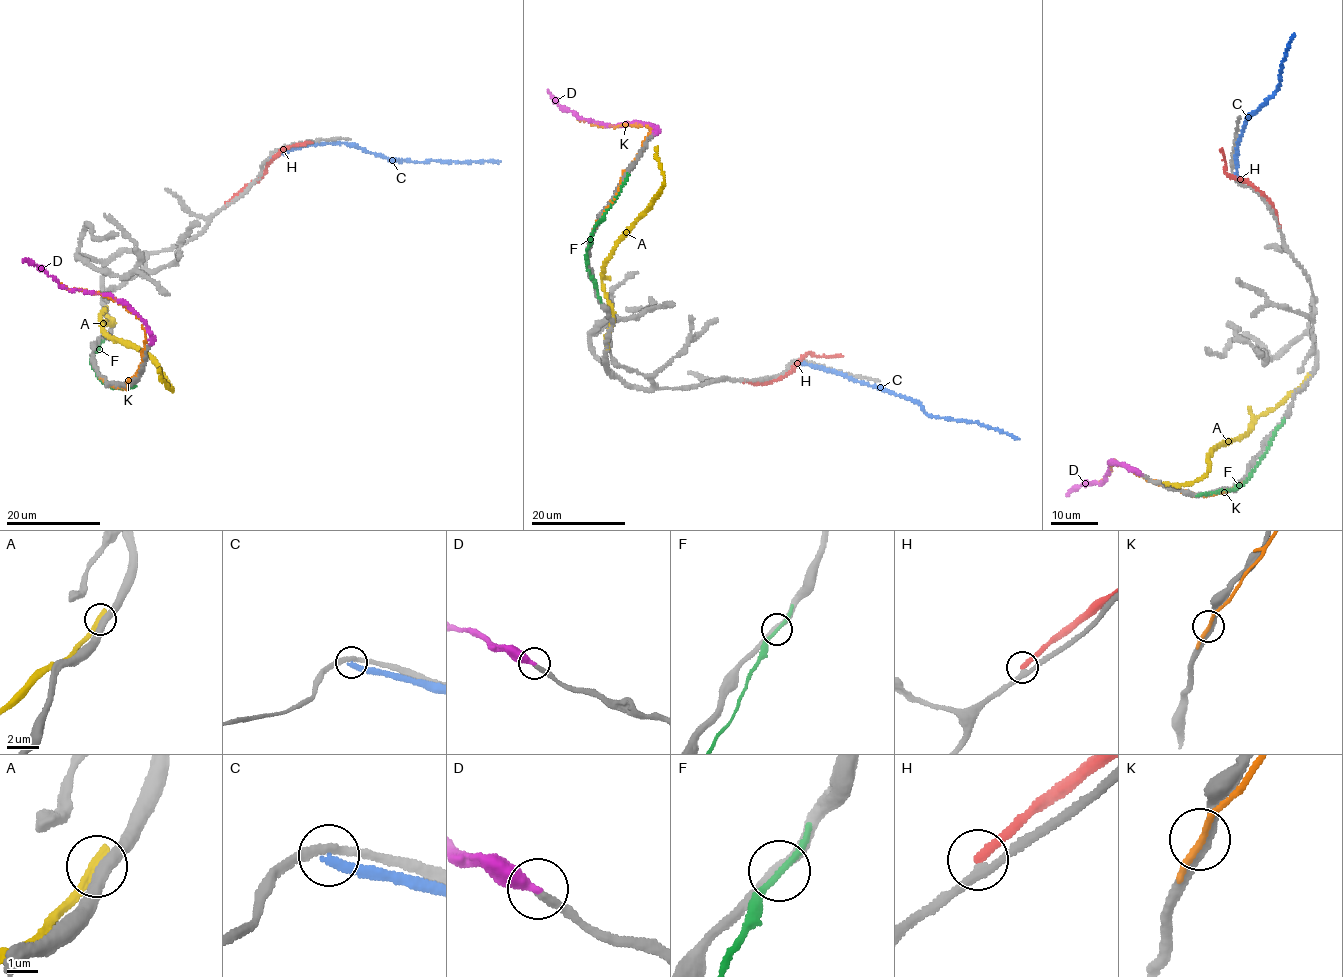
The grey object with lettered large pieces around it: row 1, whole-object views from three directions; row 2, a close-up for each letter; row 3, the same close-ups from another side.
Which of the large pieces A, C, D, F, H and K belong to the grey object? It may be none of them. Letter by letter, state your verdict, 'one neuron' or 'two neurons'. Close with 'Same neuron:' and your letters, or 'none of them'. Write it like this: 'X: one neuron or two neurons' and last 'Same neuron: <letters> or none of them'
A: two neurons
C: two neurons
D: one neuron
F: two neurons
H: two neurons
K: two neurons
Same neuron: D

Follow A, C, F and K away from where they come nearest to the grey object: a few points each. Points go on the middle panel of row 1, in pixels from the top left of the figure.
A: (606, 346), (613, 317), (602, 286), (604, 264), (663, 184), (657, 147)
C: (798, 361), (833, 369), (911, 398), (929, 415), (976, 421), (1018, 438)
F: (598, 294), (585, 258), (592, 232), (627, 174)
K: (597, 223), (618, 192), (623, 173), (641, 150), (651, 129), (630, 124), (599, 127), (577, 116)

